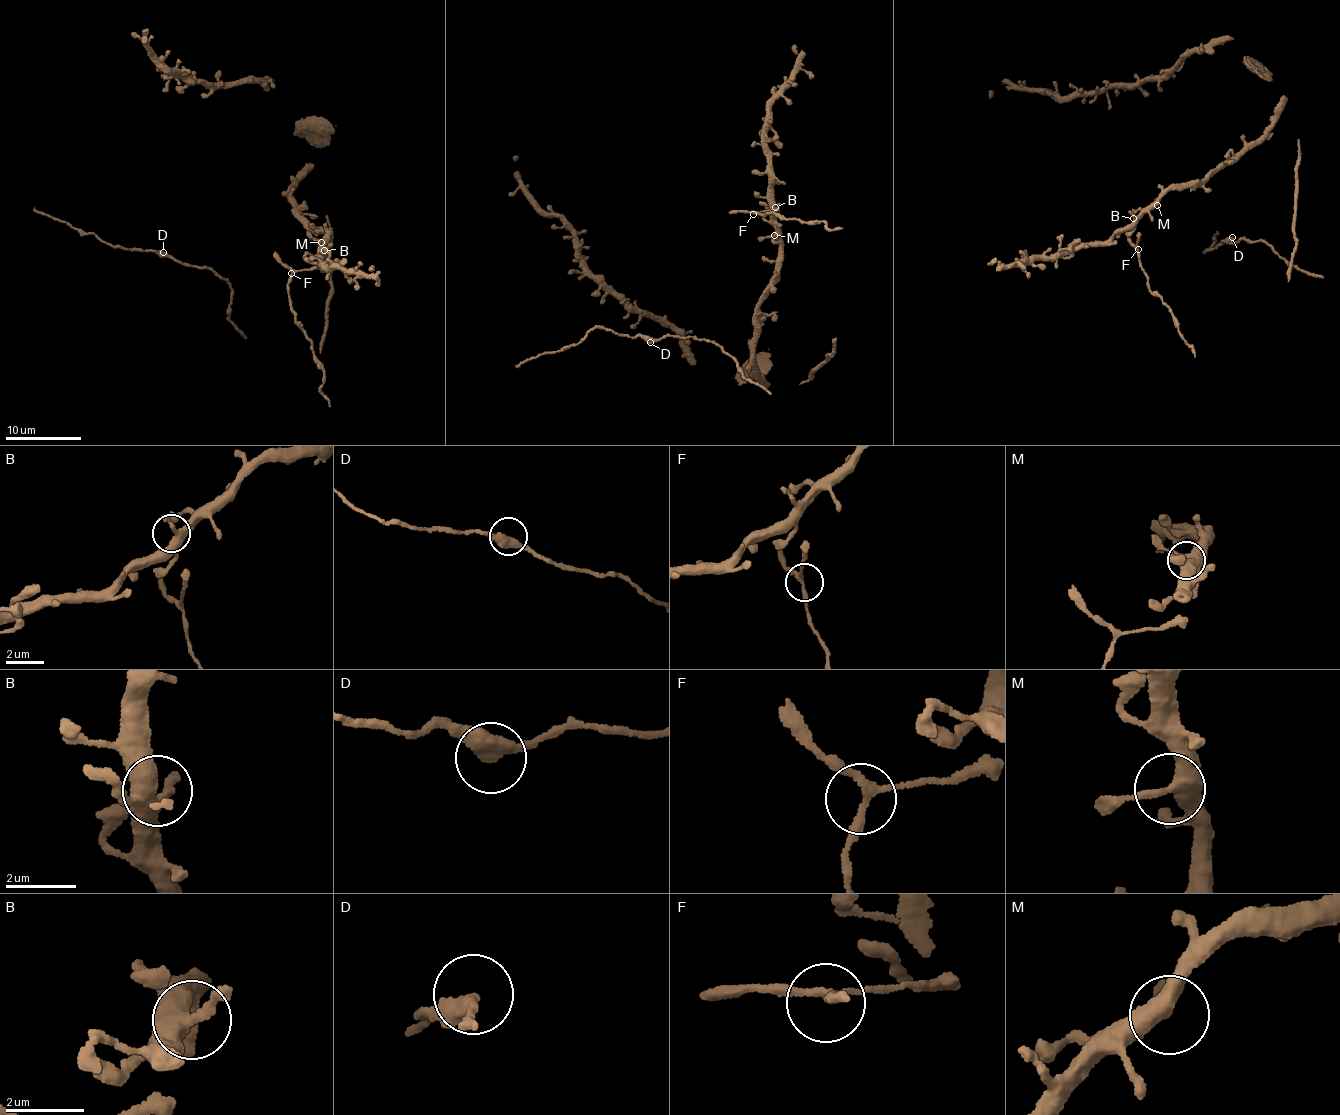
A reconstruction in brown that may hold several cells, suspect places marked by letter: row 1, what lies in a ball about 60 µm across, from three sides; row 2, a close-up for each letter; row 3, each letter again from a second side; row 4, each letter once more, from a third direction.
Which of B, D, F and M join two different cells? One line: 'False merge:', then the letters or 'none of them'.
False merge: none of them

